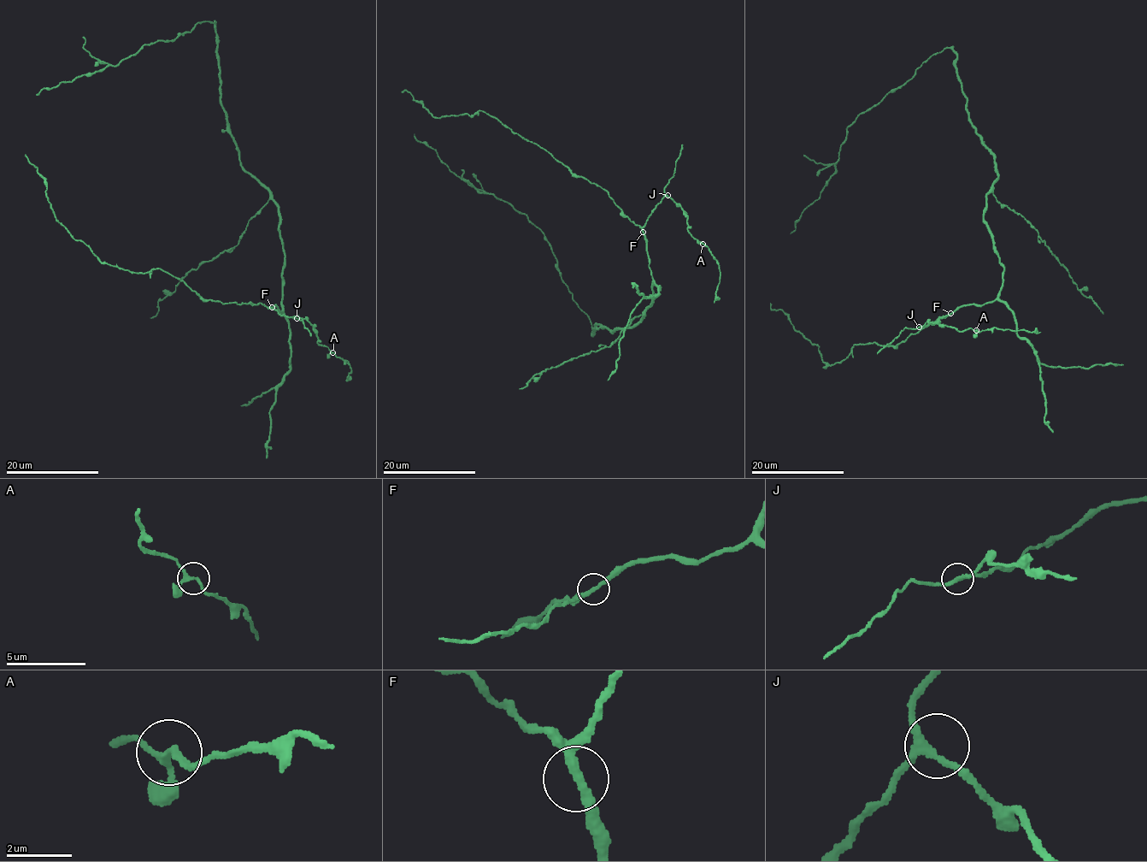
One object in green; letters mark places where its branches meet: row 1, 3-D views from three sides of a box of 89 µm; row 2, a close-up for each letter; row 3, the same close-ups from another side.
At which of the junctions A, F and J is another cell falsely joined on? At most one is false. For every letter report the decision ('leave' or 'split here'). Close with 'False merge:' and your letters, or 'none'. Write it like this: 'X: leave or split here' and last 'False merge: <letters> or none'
A: leave
F: leave
J: leave
False merge: none

